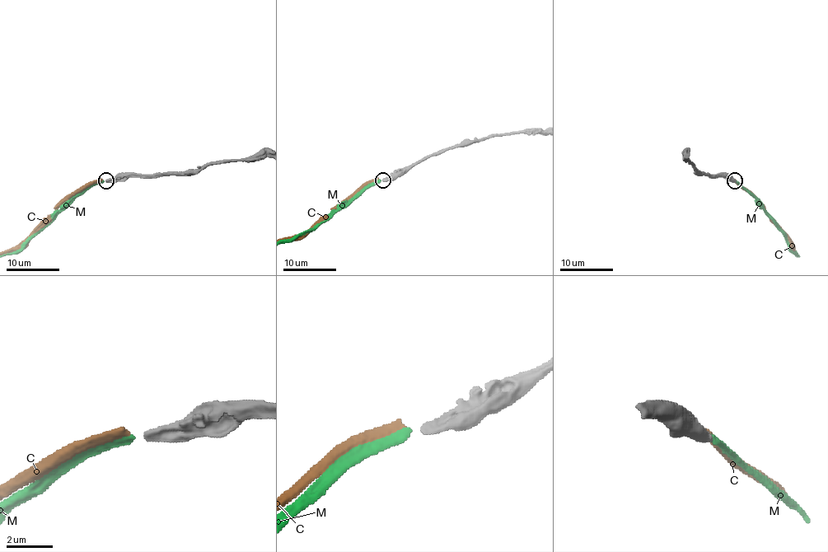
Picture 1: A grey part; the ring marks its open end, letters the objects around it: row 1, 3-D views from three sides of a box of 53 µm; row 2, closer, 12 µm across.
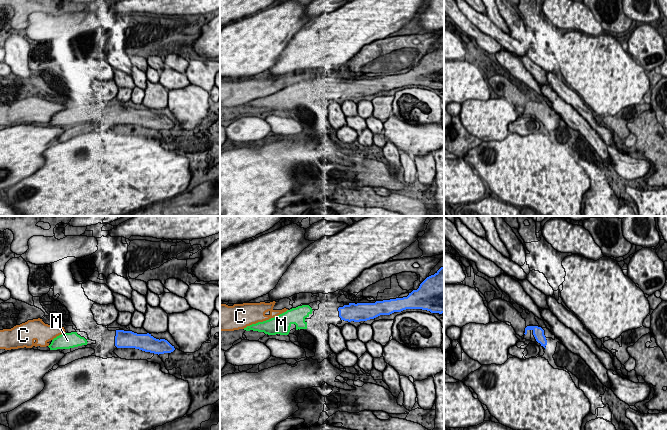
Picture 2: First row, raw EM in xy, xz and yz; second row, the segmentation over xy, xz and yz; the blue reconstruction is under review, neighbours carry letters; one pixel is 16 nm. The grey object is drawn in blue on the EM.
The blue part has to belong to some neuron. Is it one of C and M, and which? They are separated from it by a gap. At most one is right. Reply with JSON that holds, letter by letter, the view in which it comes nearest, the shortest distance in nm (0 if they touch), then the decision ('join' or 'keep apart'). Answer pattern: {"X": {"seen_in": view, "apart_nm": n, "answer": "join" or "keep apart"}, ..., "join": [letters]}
{"C": {"seen_in": "xy", "apart_nm": 800, "answer": "keep apart"}, "M": {"seen_in": "xz", "apart_nm": 420, "answer": "join"}, "join": ["M"]}

